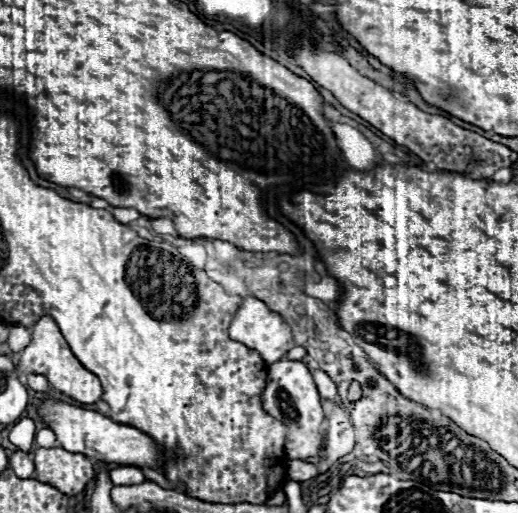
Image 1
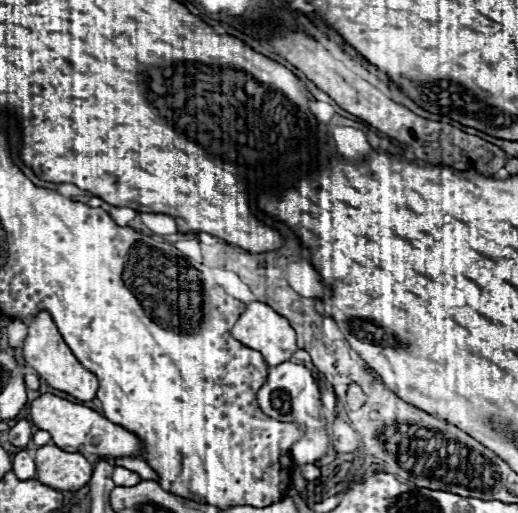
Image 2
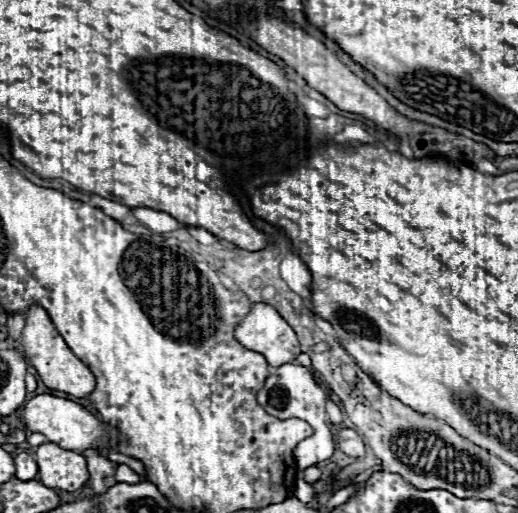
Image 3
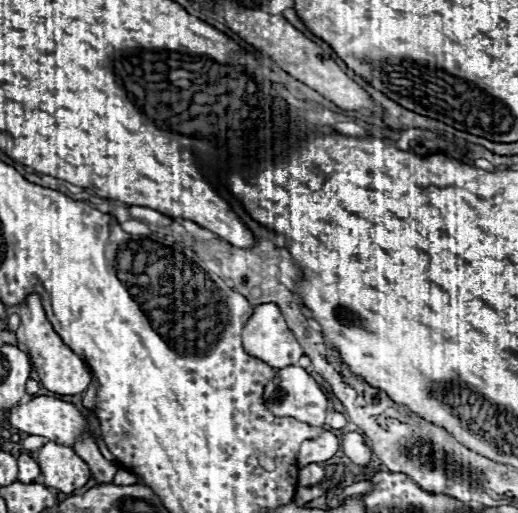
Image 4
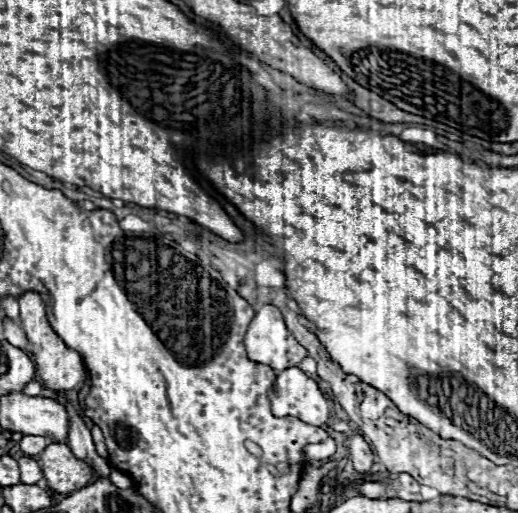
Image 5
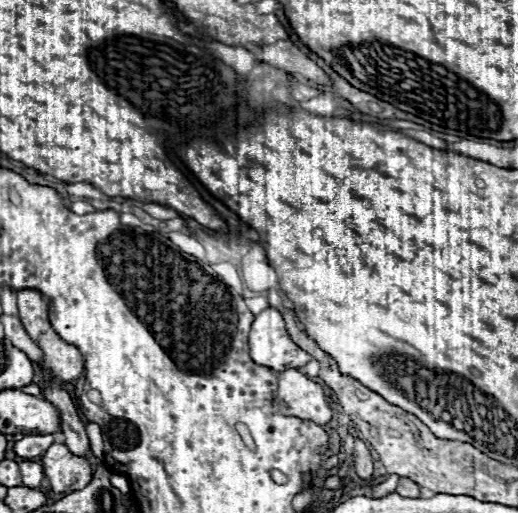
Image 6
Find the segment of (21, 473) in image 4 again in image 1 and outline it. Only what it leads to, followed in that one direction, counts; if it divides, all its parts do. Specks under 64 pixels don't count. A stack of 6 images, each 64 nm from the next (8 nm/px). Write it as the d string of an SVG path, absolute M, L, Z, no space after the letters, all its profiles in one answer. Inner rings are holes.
M14 452L10 456L10 468L16 472L18 478L30 478L32 472L34 472L34 462L32 462L32 456L30 454L24 454L24 452Z

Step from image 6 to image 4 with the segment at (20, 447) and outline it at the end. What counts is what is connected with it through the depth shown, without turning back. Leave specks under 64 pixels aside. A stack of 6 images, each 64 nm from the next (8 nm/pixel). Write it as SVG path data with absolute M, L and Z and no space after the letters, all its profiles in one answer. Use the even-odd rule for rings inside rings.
M26 436L26 438L22 440L24 450L28 450L28 452L36 452L36 450L40 450L46 442L48 442L48 440L42 438L42 436Z

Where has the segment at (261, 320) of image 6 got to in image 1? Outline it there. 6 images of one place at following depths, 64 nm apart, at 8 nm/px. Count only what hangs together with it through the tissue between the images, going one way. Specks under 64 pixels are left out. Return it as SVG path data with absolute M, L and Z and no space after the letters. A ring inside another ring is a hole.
M246 296L246 298L242 300L238 312L234 314L234 320L230 322L228 334L230 334L232 340L242 342L244 346L248 346L248 348L252 348L252 350L258 350L266 364L278 362L278 360L290 350L288 340L292 338L290 326L288 326L276 312L270 312L268 306L266 306L262 300L252 298L252 296Z

